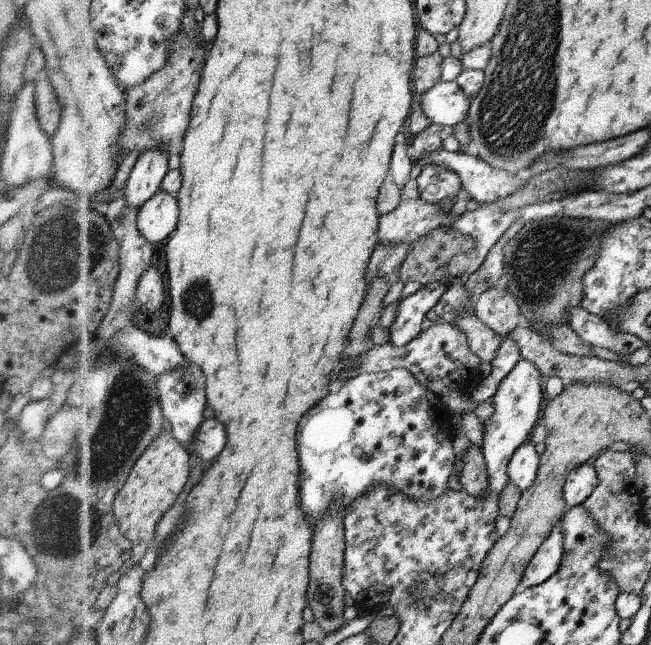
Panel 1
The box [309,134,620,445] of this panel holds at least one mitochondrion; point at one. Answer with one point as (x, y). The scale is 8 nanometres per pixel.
(541, 261)

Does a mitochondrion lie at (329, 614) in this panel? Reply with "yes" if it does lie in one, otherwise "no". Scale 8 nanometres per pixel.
no

